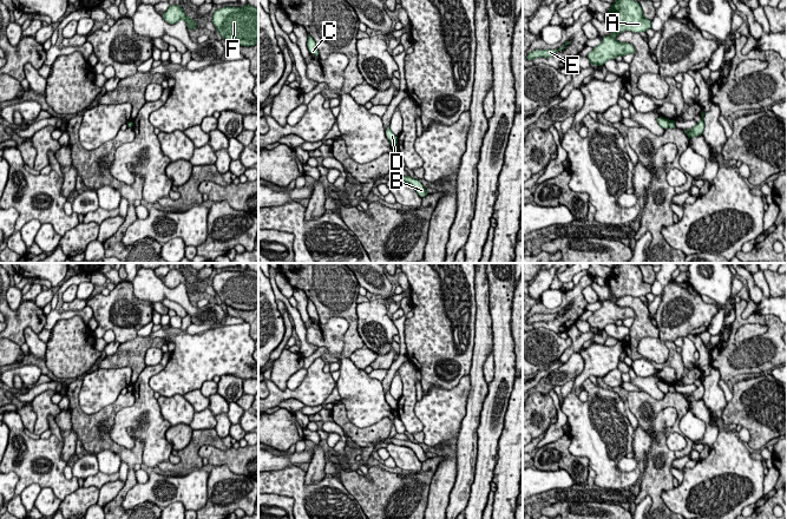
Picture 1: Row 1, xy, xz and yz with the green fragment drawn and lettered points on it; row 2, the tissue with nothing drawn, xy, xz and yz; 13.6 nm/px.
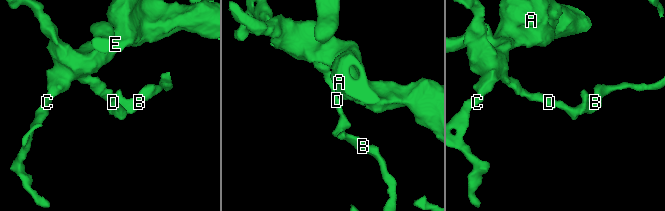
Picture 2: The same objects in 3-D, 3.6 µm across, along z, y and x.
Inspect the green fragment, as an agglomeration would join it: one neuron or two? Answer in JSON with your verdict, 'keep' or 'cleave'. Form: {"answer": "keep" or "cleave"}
{"answer": "cleave"}

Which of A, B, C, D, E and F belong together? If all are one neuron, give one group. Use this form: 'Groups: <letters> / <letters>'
Groups: A C D E F / B

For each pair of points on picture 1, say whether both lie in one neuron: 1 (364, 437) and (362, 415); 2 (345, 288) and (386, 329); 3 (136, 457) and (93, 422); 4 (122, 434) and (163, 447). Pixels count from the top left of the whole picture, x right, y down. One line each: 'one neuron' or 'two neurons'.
1: two neurons
2: two neurons
3: one neuron
4: one neuron

